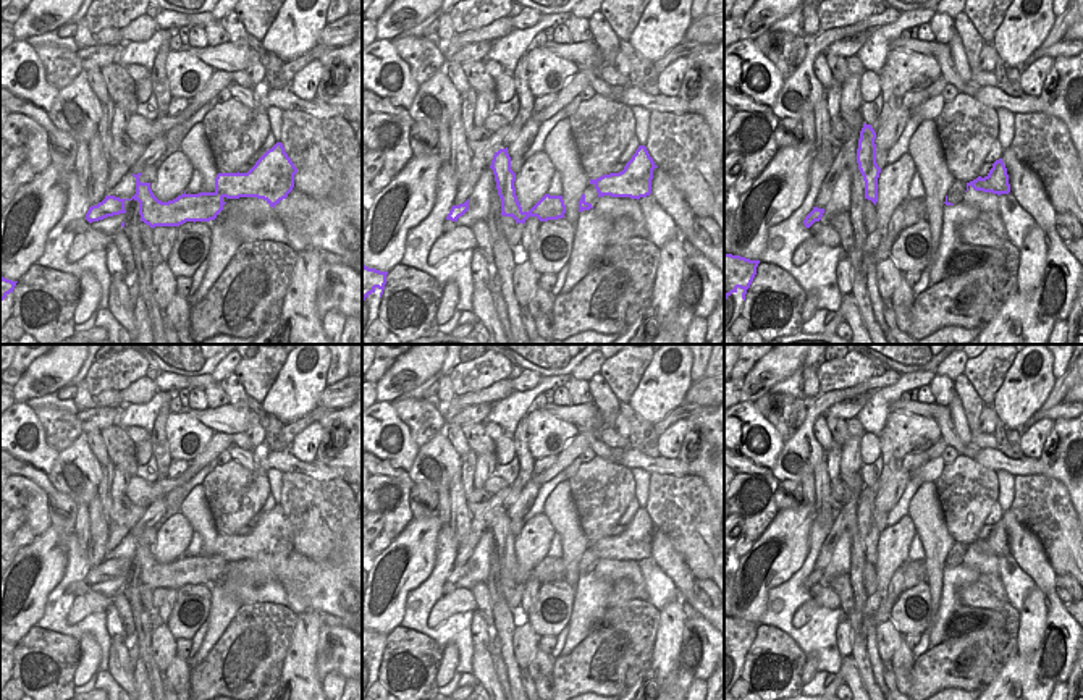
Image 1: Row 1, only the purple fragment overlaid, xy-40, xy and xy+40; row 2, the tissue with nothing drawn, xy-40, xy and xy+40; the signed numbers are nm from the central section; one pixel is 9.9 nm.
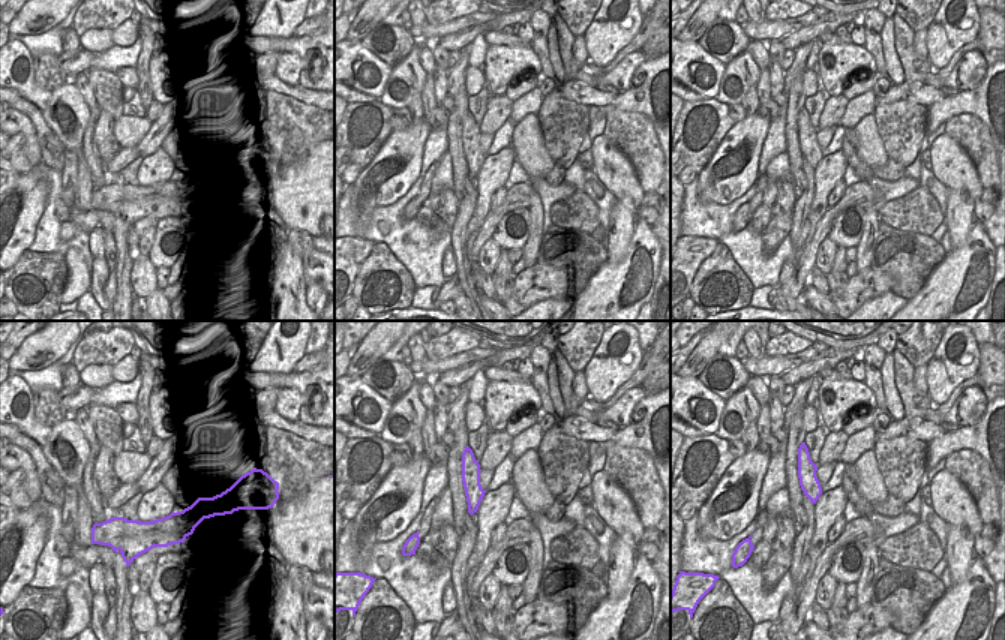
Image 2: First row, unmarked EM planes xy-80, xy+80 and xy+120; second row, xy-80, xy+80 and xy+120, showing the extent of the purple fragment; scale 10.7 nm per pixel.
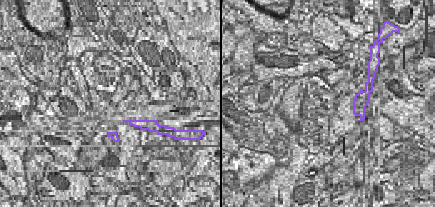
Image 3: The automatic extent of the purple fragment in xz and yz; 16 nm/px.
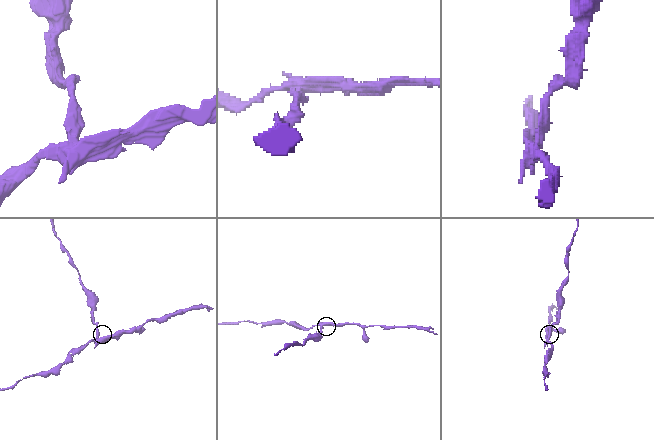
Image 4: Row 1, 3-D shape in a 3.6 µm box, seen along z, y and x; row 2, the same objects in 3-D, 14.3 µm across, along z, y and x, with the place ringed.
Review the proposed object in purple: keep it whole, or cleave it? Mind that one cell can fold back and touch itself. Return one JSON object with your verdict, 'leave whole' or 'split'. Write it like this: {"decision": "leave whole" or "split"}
{"decision": "split"}

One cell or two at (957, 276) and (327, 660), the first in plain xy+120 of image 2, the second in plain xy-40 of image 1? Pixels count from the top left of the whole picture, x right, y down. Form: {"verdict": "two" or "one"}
{"verdict": "one"}

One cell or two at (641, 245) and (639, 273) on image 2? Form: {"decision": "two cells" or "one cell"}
{"decision": "one cell"}

